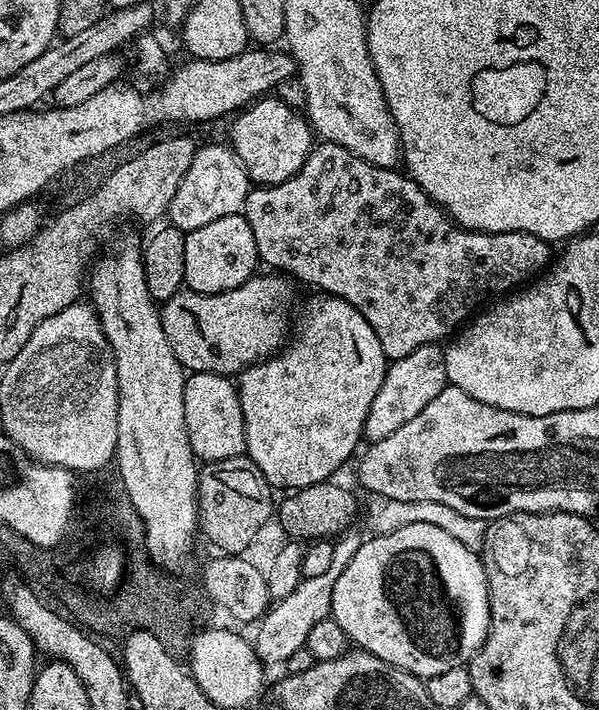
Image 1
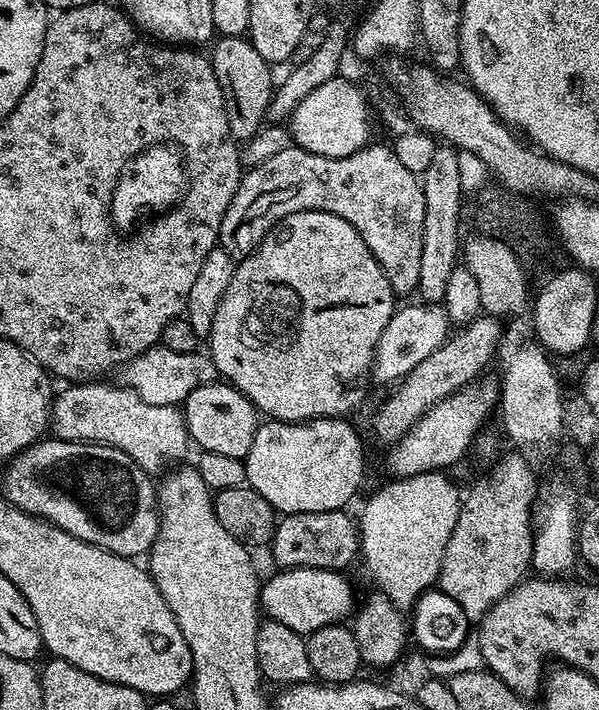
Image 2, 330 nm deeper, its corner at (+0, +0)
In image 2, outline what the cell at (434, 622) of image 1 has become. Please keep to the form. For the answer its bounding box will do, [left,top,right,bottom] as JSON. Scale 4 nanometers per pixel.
[260,568,354,634]

